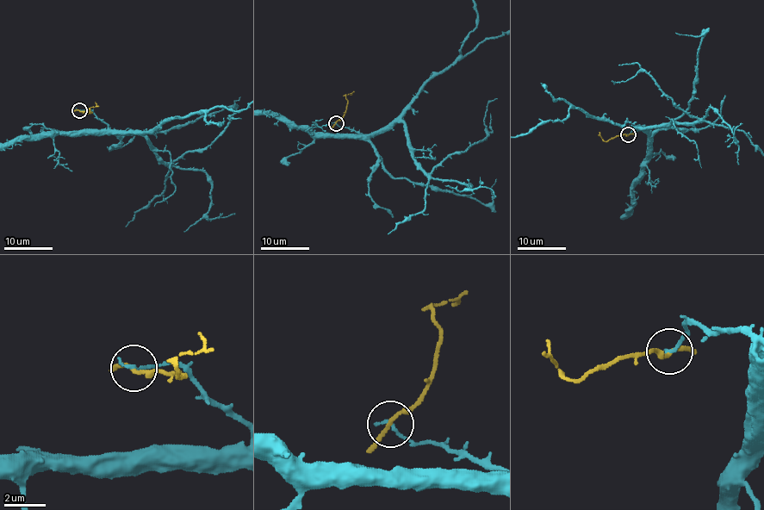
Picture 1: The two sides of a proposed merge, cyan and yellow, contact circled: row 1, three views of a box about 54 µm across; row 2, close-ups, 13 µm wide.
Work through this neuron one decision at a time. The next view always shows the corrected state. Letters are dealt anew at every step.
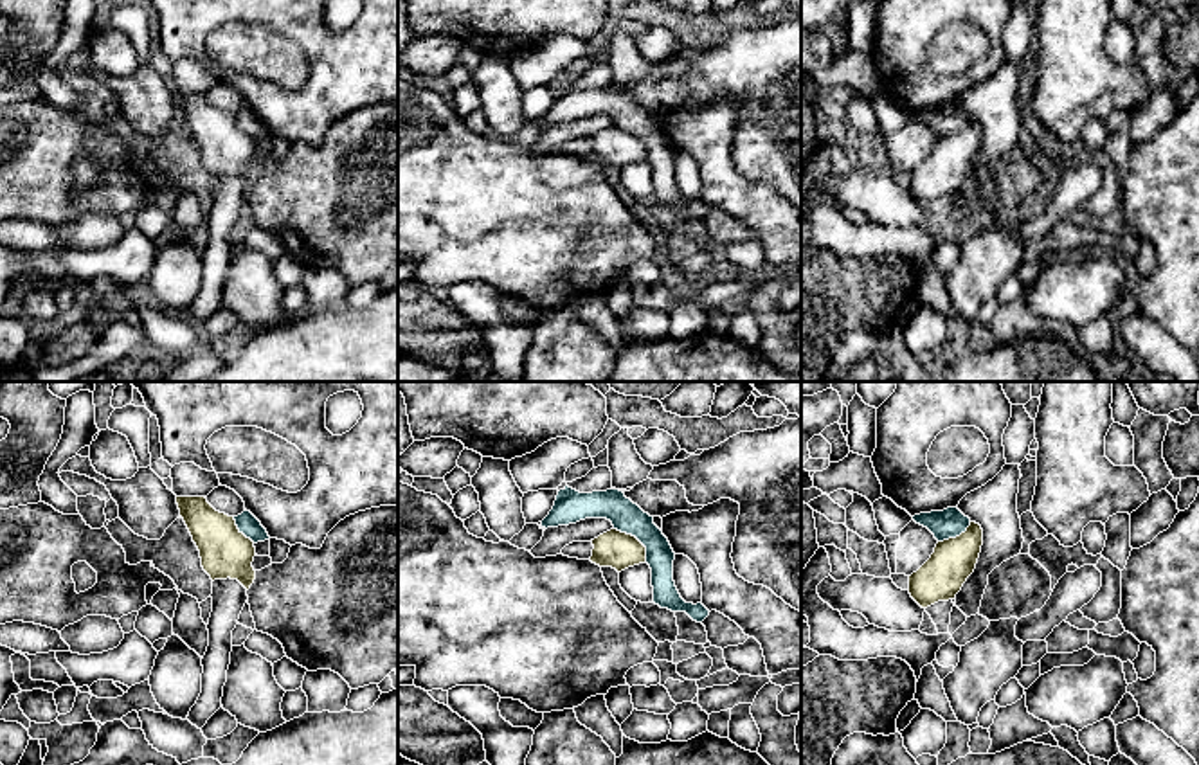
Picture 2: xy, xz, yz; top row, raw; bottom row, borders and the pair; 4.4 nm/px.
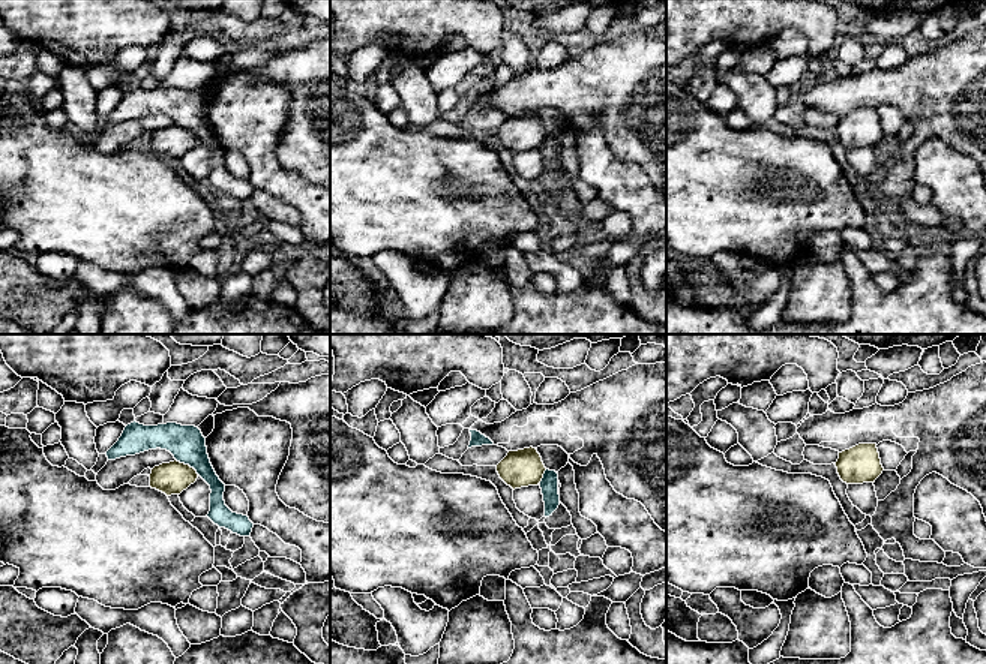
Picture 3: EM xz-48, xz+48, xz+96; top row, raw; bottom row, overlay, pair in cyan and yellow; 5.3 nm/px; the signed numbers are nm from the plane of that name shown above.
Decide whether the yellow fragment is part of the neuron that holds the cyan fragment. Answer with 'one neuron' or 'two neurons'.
two neurons

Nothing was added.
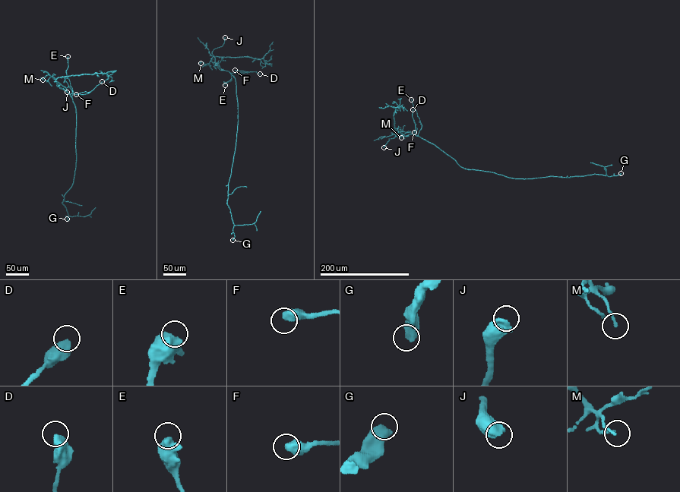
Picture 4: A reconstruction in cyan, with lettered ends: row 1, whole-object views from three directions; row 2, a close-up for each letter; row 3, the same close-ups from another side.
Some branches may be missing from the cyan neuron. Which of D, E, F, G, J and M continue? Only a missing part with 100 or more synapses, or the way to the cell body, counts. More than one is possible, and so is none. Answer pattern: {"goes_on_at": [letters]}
{"goes_on_at": ["J"]}

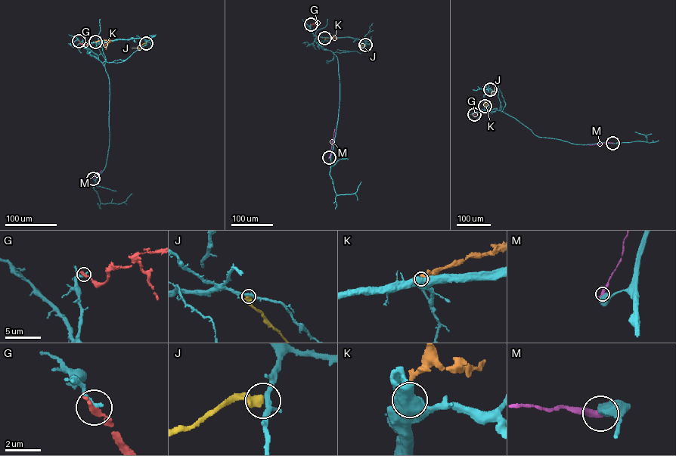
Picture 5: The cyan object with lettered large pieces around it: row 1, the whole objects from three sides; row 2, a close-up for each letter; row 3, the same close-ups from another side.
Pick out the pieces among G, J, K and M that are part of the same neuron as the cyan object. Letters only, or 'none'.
none

